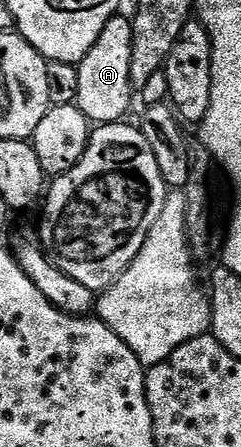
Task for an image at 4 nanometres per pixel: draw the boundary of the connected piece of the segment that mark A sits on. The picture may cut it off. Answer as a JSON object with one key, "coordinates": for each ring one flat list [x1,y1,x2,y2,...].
{"coordinates":[[116,16,110,19,107,27,103,27,103,31,99,31,99,39,95,39,95,43,91,47,91,51,87,51,87,55,77,66,79,71,79,95,76,99,77,108,83,111,83,115,87,115,87,119,91,123,97,125,112,125,120,122,121,117,129,109,133,97,135,101,135,90,131,83,131,51,133,50,133,23,132,20]]}

